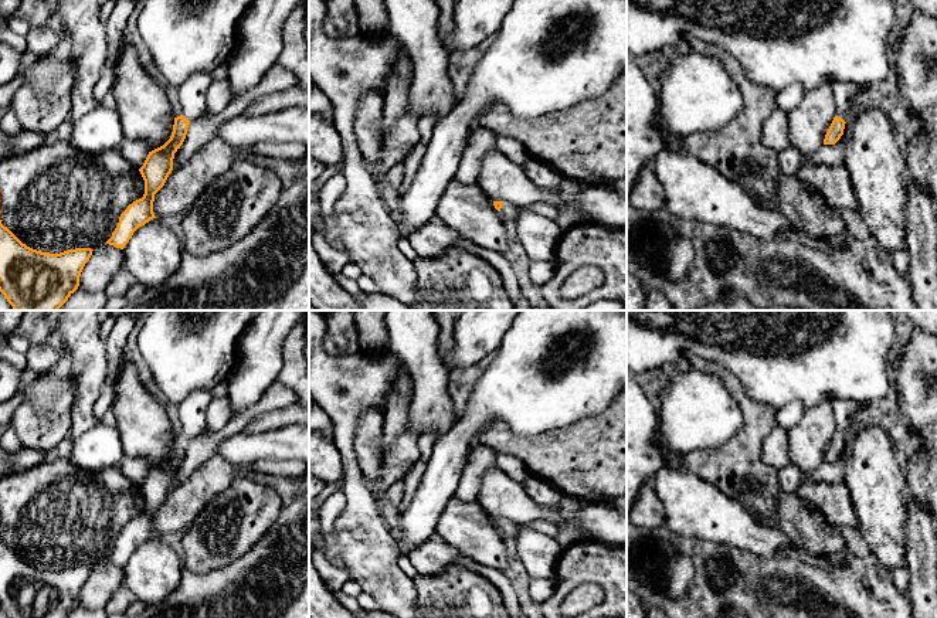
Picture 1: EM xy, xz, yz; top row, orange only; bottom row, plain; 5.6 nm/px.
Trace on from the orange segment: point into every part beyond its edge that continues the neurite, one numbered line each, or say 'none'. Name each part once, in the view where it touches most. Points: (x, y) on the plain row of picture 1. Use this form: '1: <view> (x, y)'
1: yz (846, 413)

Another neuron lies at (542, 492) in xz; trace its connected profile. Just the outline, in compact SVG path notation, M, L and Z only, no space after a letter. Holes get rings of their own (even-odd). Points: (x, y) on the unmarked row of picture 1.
M530 475L523 481L527 495L537 503L549 507L559 507L563 492L553 485Z

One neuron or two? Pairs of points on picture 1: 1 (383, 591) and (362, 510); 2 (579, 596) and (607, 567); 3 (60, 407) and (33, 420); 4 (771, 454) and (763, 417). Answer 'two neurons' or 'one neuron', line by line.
1: one neuron
2: two neurons
3: one neuron
4: two neurons

